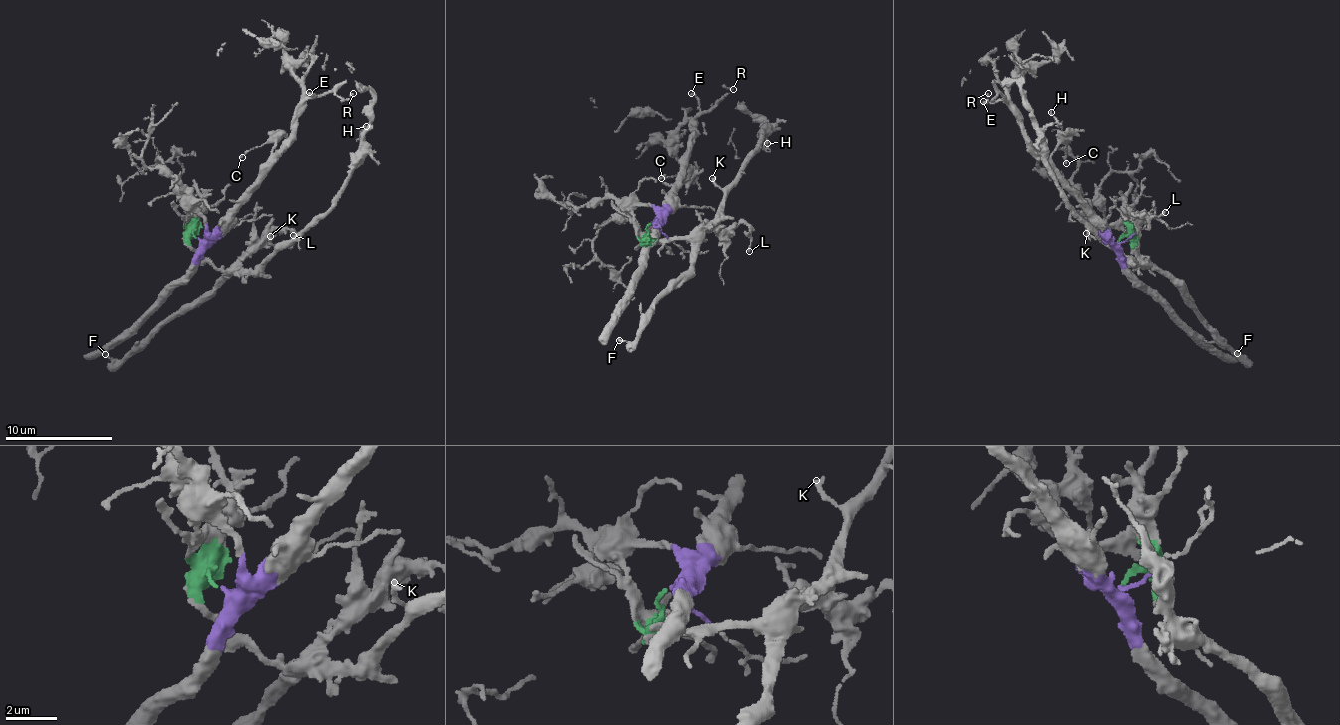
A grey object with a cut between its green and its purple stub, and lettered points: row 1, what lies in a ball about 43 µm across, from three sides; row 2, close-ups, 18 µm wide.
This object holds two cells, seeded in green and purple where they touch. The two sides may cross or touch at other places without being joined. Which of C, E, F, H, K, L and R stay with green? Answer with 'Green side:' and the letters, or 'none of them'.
Green side: F, H, K, L

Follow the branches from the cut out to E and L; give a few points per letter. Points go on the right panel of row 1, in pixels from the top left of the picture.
E: (1116, 243), (1105, 241), (1053, 176), (1005, 100), (983, 100)
L: (1116, 243), (1126, 236), (1141, 265), (1145, 263), (1138, 247), (1140, 225), (1135, 215), (1164, 212)

